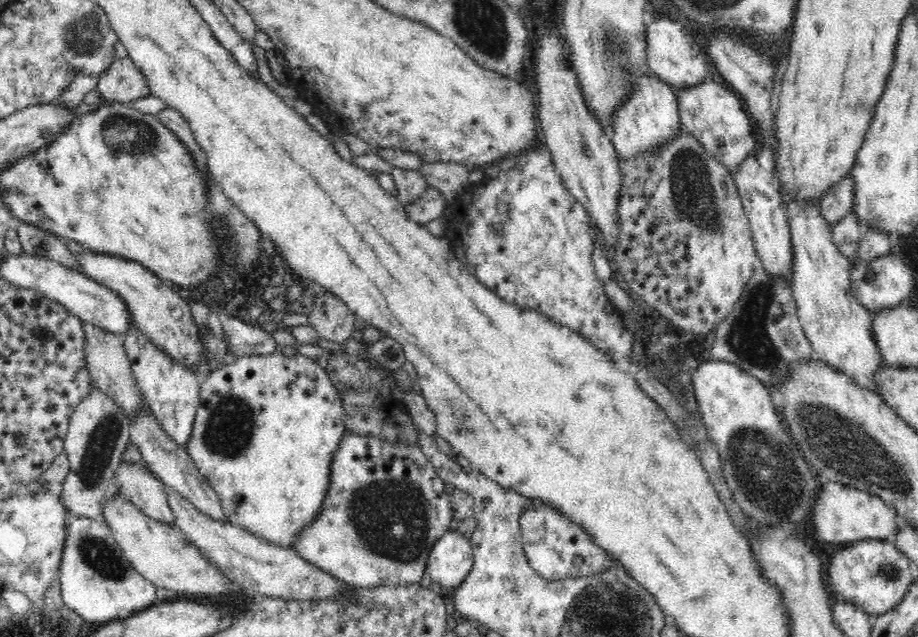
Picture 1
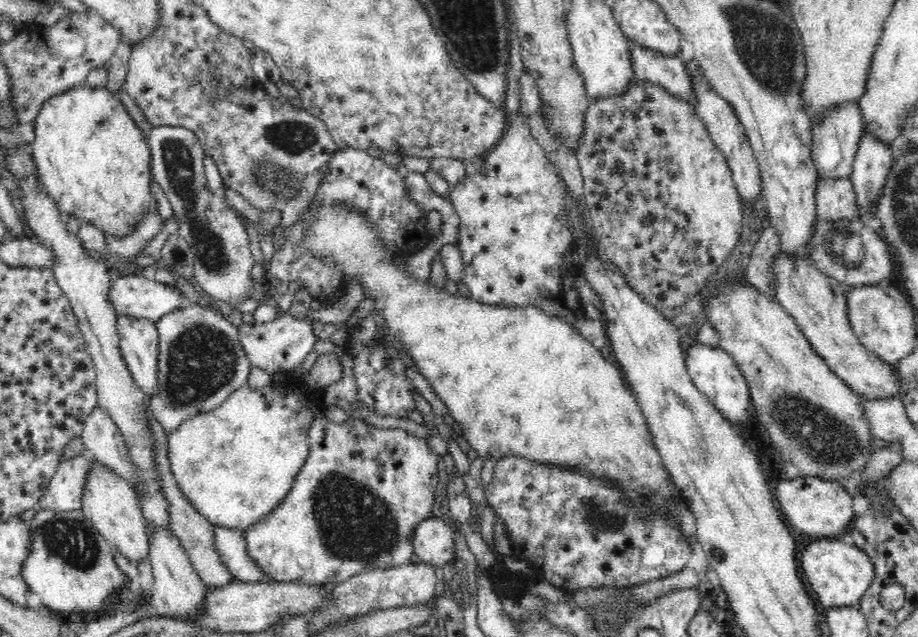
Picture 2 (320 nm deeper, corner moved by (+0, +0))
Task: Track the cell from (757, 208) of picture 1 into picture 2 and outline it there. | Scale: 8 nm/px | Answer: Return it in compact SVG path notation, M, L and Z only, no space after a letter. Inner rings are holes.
M695 59L686 61L685 67L687 68L689 76L691 76L691 85L693 86L693 93L696 97L696 104L694 106L695 114L705 125L715 146L728 161L733 174L733 182L737 187L739 195L742 197L742 200L746 202L757 199L757 196L760 195L763 190L762 177L758 161L754 157L754 152L751 149L751 143L747 138L744 126L739 122L732 105L716 93L706 81Z

